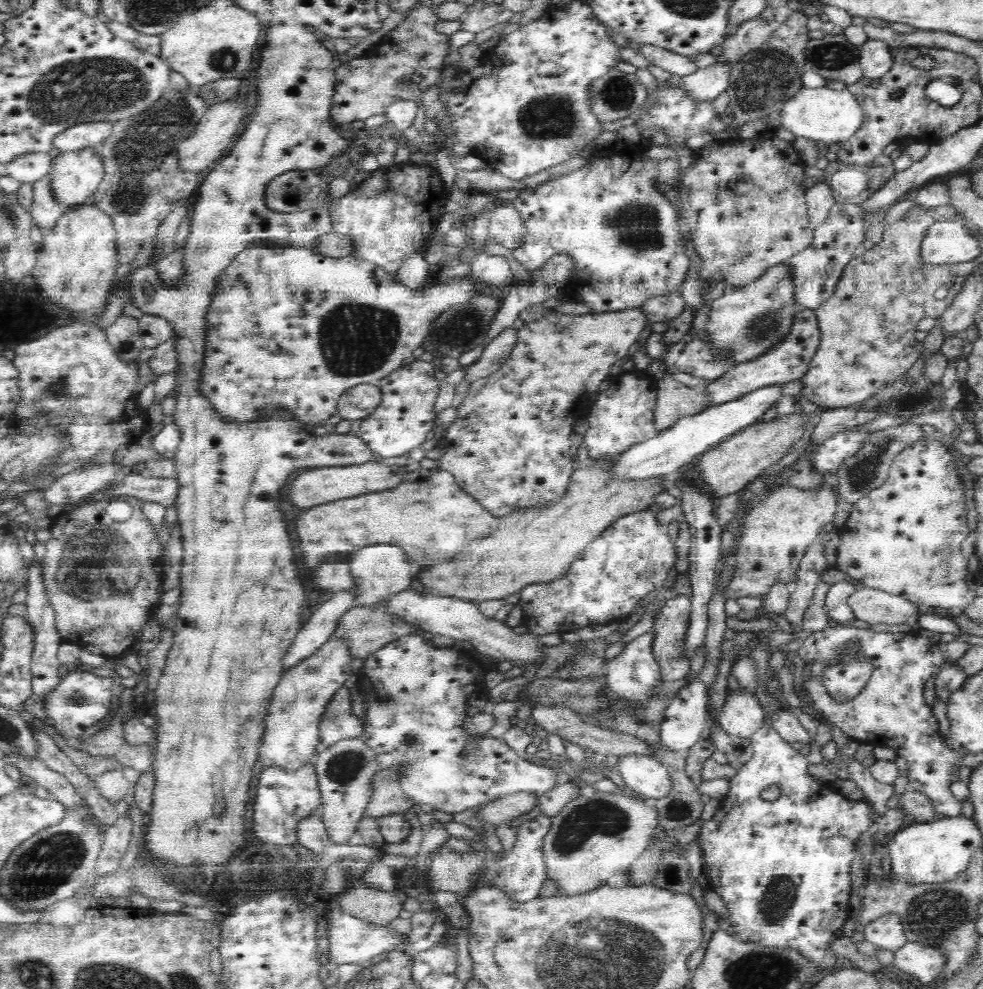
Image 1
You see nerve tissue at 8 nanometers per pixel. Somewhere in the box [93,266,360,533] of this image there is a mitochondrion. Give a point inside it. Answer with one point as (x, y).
(125, 345)

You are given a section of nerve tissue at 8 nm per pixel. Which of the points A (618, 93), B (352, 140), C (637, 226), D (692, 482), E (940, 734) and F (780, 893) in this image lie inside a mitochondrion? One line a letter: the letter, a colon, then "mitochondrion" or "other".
A: mitochondrion
B: other
C: mitochondrion
D: other
E: other
F: mitochondrion

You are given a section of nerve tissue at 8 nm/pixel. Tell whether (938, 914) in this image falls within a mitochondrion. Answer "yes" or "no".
yes

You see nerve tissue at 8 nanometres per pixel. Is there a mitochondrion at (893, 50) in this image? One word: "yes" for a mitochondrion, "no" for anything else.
no

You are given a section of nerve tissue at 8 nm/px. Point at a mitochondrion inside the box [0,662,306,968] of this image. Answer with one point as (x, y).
(41, 871)

